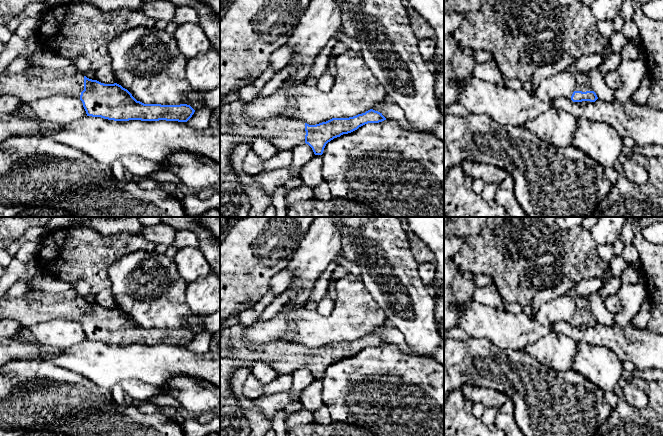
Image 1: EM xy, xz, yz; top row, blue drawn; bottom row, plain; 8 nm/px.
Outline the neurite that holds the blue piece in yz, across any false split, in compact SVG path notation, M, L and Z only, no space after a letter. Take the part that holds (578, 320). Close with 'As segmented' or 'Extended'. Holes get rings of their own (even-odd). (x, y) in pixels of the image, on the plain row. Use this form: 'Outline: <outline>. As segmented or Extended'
Outline: M578 296L575 298L575 301L577 308L571 324L573 326L595 326L598 321L591 311L587 296Z. Extended

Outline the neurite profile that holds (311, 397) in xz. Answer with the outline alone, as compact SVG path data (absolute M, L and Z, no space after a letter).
M315 379L310 385L304 388L299 396L303 408L316 412L323 404L322 400L323 381Z

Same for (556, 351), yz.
M550 332L526 345L524 351L547 368L565 372L572 368L577 344L565 334Z

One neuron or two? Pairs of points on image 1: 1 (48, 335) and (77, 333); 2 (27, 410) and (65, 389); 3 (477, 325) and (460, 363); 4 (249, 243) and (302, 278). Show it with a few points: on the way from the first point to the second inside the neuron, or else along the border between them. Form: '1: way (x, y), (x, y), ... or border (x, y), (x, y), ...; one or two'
1: way (55, 333), (70, 333); one
2: way (36, 401), (39, 398), (56, 398); one
3: border (469, 336), (488, 339), (494, 345); two
4: border (297, 246), (285, 267); two

